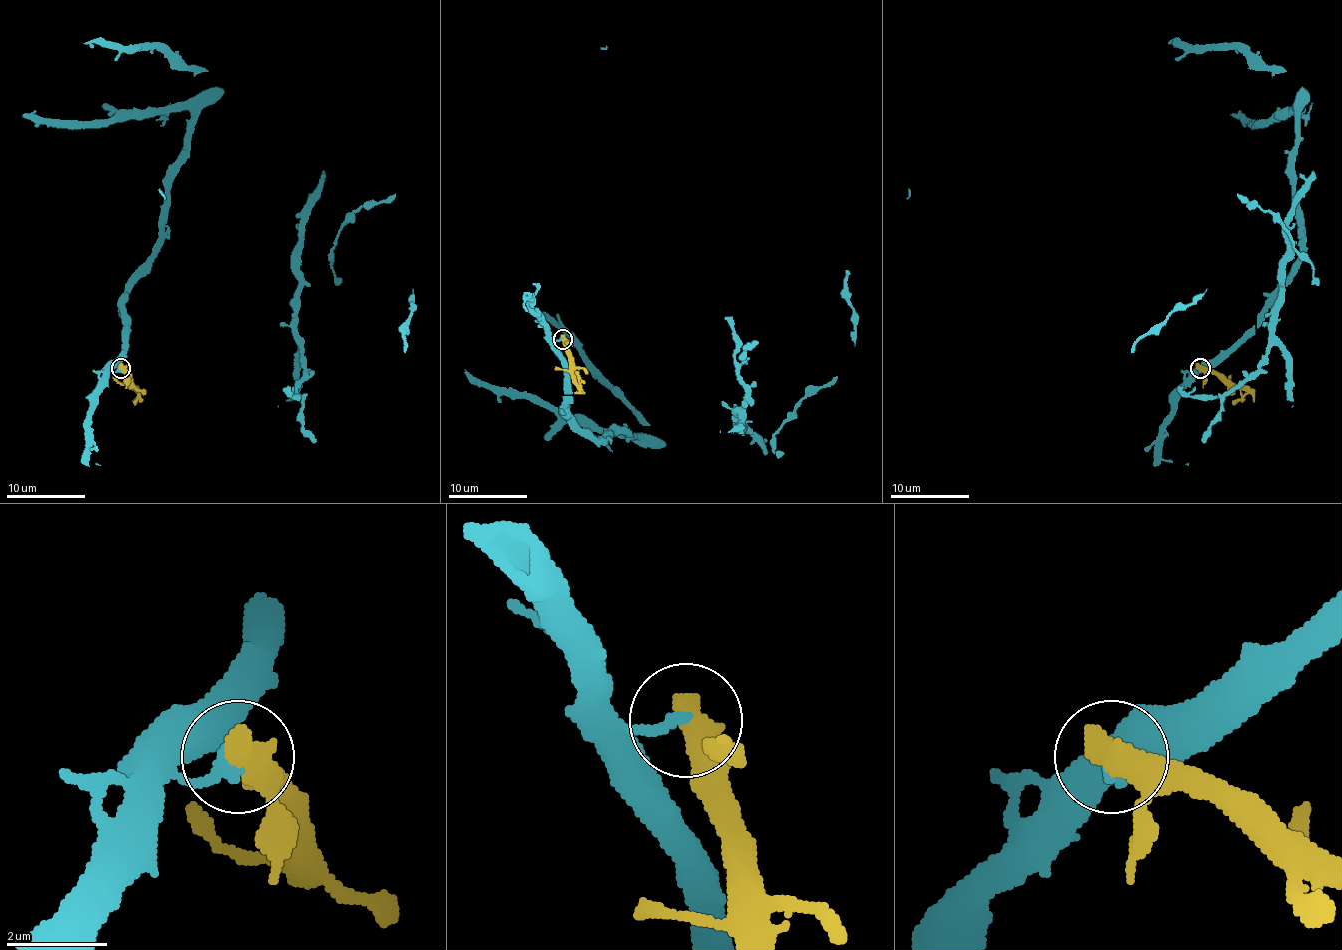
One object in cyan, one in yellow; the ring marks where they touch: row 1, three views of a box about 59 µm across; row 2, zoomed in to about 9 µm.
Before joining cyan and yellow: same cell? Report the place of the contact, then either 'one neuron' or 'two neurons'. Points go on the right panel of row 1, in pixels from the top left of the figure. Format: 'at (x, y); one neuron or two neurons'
at (1200, 368); two neurons

